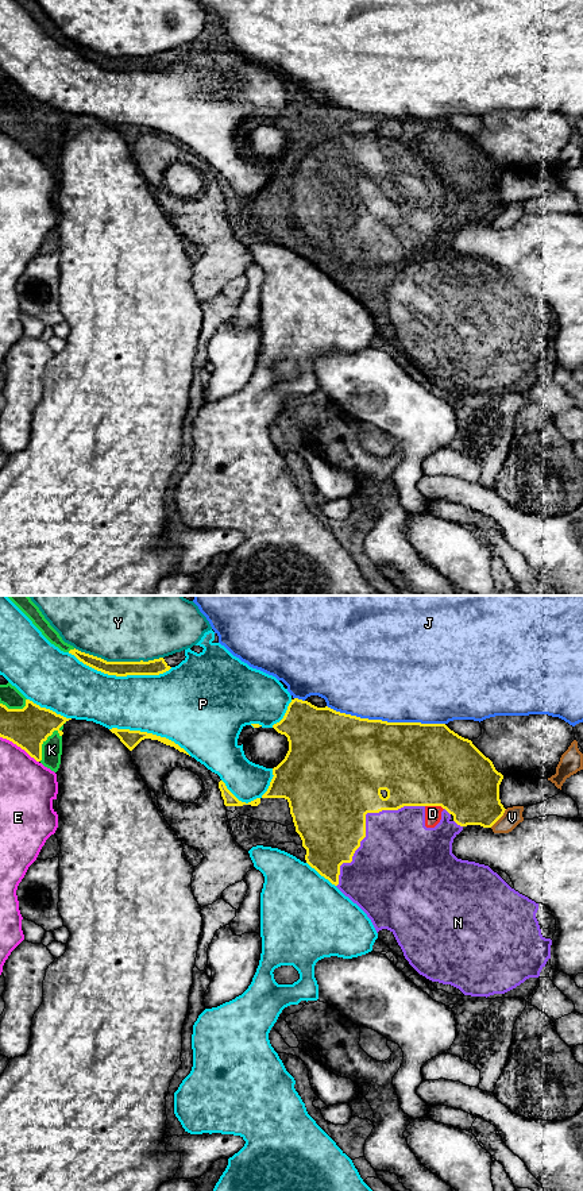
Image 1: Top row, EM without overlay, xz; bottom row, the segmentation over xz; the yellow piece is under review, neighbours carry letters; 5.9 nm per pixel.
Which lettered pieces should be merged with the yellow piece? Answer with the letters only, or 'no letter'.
D, K, N

